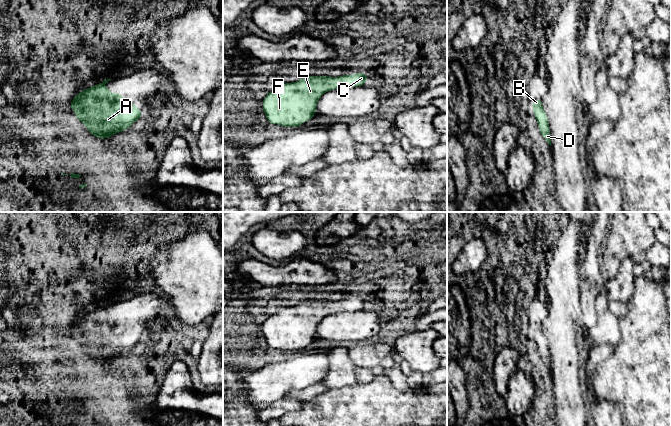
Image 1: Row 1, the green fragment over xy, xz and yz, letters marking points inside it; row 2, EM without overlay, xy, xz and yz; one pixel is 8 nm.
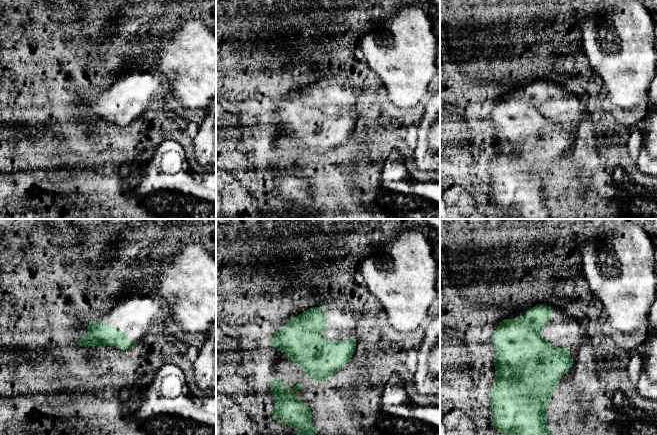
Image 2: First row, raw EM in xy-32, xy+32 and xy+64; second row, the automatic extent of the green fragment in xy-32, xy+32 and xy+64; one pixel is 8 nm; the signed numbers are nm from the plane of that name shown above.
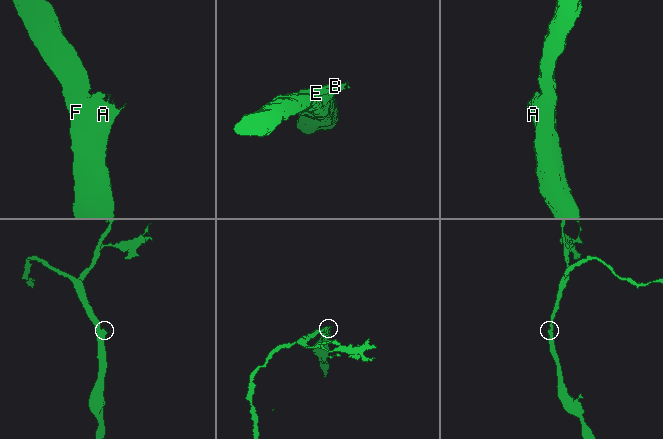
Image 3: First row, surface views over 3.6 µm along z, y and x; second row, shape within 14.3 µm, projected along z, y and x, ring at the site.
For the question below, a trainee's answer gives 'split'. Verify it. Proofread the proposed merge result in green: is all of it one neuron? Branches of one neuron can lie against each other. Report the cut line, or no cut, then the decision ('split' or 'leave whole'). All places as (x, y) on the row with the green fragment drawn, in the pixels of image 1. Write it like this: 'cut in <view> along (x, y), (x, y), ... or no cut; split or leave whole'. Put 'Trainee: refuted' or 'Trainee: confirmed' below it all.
no cut; leave whole
Trainee: refuted

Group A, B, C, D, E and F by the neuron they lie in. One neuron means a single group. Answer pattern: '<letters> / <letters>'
A B C D E F

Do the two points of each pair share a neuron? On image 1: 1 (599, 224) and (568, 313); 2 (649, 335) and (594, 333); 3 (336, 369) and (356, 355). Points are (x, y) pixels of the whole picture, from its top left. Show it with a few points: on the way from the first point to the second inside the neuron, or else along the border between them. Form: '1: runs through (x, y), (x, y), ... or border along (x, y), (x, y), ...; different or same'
1: border along (585, 258), (580, 270), (580, 302); different
2: border along (618, 318), (621, 338), (615, 346); different
3: border along (348, 350), (348, 356), (357, 367); different

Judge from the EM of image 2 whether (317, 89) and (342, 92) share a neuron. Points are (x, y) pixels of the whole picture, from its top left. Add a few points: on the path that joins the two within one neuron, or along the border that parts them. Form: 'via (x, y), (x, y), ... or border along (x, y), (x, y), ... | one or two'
via (323, 92), (336, 92) | one

